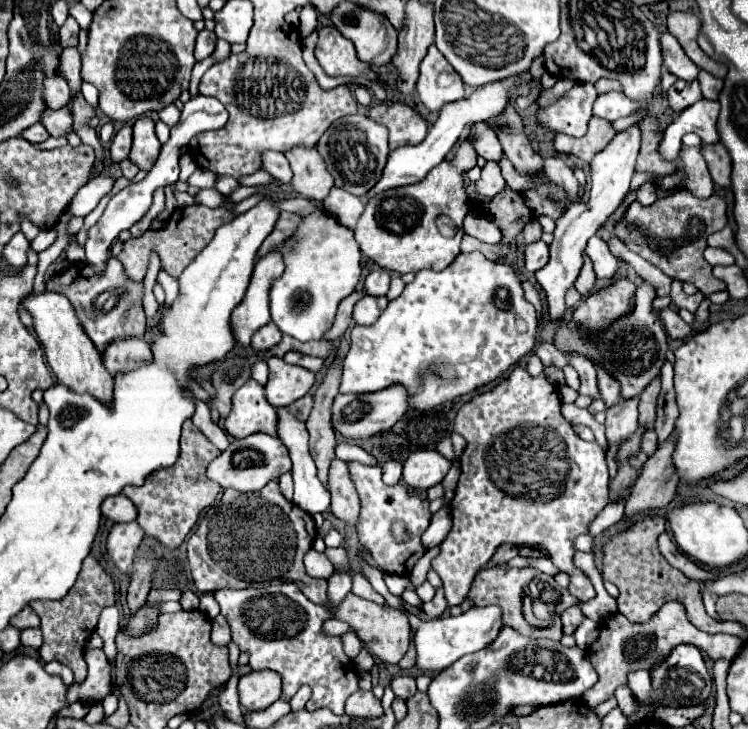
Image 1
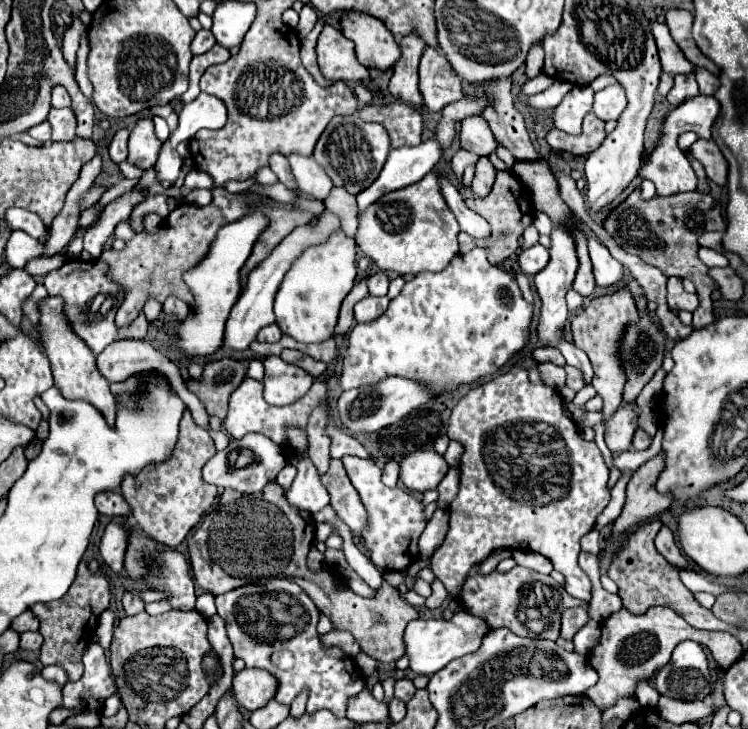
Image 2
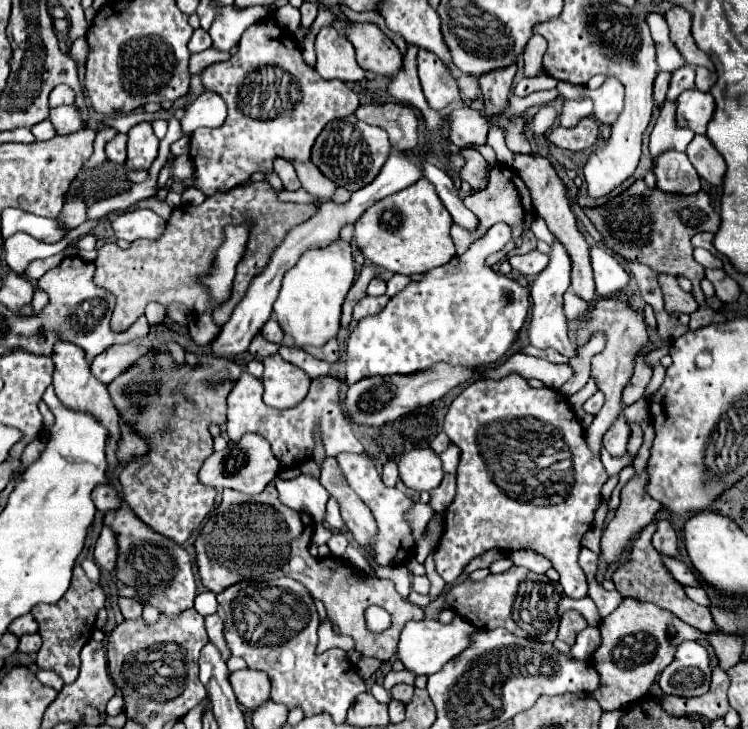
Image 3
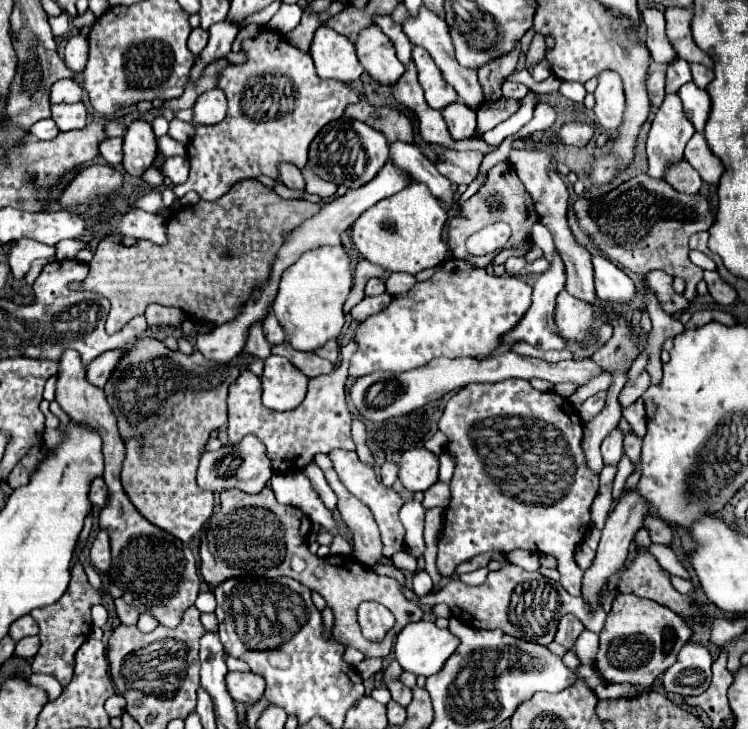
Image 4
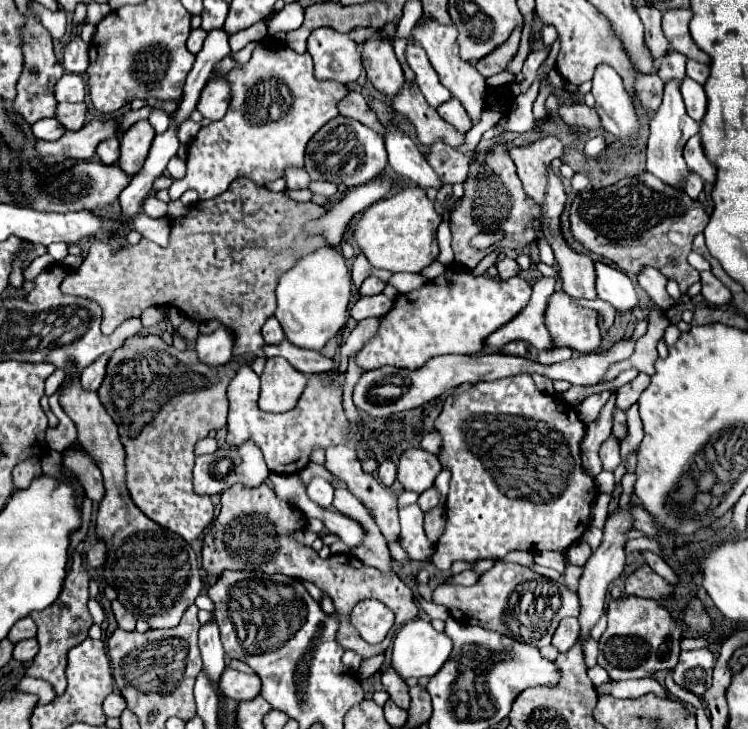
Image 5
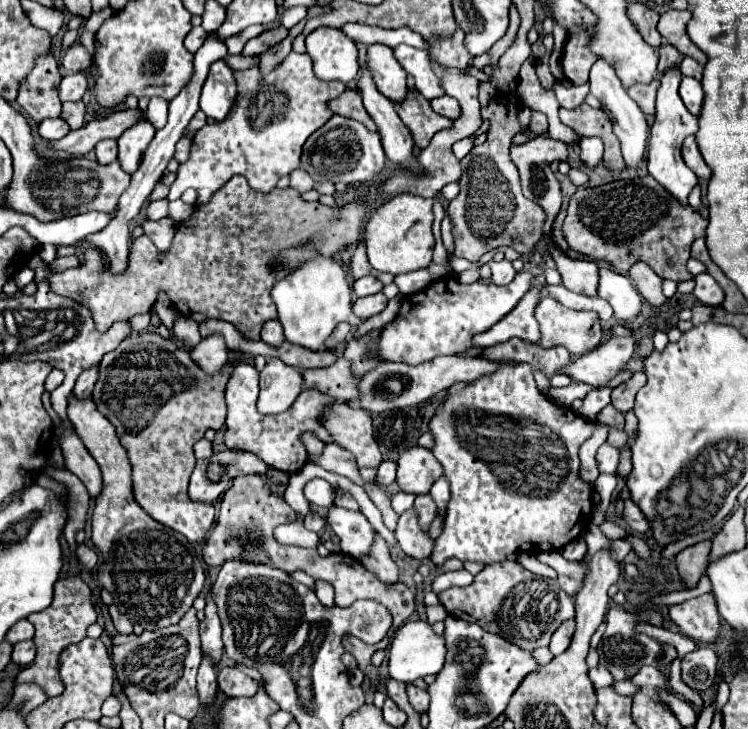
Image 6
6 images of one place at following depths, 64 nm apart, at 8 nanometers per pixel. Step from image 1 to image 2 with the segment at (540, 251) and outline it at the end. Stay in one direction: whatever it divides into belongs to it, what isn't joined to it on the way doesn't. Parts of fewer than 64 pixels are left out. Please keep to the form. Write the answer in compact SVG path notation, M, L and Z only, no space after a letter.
M540 244L524 250L524 252L518 256L518 266L520 266L520 270L526 272L528 276L530 276L530 274L534 276L536 272L540 272L546 264L548 264L548 250L546 250L544 246L540 246Z

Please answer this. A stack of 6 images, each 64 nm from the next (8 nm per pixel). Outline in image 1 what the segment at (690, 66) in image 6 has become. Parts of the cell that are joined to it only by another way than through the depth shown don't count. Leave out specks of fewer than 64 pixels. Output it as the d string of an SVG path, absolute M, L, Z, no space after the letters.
M700 70L700 76L698 76L698 82L700 82L700 88L702 88L702 96L708 98L708 100L716 100L718 98L718 92L722 90L724 82L704 70Z

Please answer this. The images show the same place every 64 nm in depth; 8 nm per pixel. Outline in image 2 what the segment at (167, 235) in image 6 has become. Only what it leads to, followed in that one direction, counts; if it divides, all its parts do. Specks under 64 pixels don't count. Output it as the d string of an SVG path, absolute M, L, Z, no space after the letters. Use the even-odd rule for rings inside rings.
M146 214L142 220L142 232L146 234L156 234L162 228L162 218L158 214ZM130 220L120 222L120 224L116 226L116 230L114 230L114 238L120 238L120 240L124 240L124 242L132 240L134 236L136 236L136 232L134 232L134 228L132 228L132 222L130 222Z

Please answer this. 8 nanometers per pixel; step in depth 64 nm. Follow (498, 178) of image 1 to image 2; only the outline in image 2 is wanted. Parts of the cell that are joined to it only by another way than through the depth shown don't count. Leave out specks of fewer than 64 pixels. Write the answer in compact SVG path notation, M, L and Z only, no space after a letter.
M482 156L482 158L474 164L474 168L476 168L476 172L474 172L474 180L472 180L472 190L474 190L474 194L484 196L484 194L488 194L488 190L492 188L496 168L490 164L490 160L488 160L486 156Z

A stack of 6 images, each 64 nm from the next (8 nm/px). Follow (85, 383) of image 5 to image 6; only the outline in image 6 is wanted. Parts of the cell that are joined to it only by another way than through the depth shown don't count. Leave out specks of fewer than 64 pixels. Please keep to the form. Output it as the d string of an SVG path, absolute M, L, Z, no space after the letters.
M92 366L90 370L84 370L84 372L78 376L76 386L74 386L74 396L76 396L78 400L90 396L92 386L94 386L94 382L96 382L96 374L98 374L98 368Z

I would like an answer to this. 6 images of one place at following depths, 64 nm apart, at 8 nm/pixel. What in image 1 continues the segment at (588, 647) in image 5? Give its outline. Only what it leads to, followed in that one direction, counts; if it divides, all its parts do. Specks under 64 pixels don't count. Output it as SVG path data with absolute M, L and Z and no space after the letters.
M586 618L586 620L578 626L578 630L574 632L576 646L582 648L582 650L588 650L588 646L592 646L592 642L596 642L598 634L600 634L600 626L598 626L596 622L592 622L592 620Z

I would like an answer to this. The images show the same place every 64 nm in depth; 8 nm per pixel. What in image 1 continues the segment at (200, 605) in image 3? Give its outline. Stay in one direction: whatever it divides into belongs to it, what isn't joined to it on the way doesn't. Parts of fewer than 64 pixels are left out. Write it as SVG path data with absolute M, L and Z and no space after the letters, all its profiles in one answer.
M202 594L200 596L200 612L204 612L208 618L216 618L220 614L220 608L218 608L218 602L214 600L212 594Z

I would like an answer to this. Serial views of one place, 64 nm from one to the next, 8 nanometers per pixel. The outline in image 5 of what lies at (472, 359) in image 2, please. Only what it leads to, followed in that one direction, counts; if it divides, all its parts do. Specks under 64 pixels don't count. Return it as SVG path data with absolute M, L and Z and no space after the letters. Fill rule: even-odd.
M502 228L494 230L494 232L480 232L478 236L472 240L472 246L478 249L488 248L503 238L504 232ZM450 264L442 276L394 300L394 306L380 322L378 332L356 354L356 364L362 370L386 364L414 370L440 354L480 352L484 338L528 304L530 292L530 284L520 276L510 278L508 282L490 276L474 278L466 268Z

